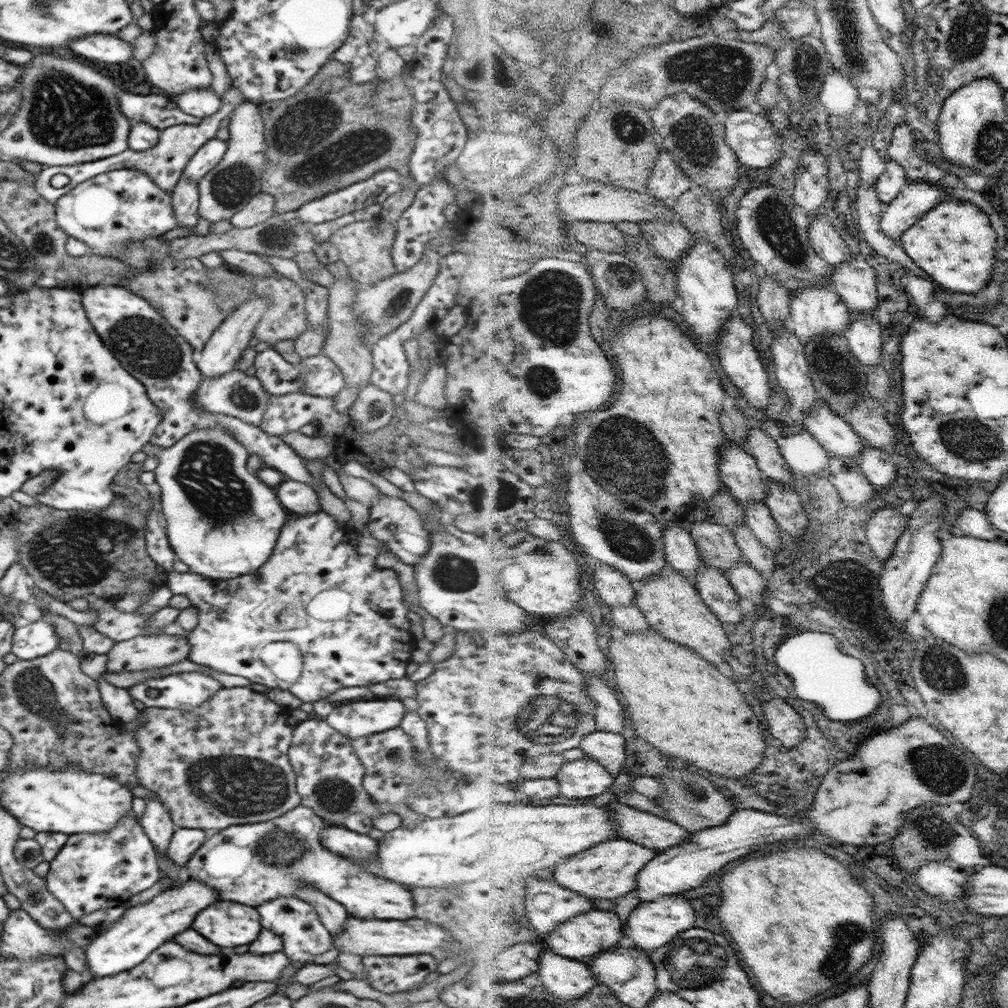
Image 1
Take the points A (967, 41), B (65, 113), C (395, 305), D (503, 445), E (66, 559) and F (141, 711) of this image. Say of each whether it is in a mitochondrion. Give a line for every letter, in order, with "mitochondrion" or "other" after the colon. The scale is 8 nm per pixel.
A: mitochondrion
B: mitochondrion
C: mitochondrion
D: other
E: mitochondrion
F: other

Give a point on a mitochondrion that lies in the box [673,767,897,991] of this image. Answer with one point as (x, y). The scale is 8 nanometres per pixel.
(835, 966)

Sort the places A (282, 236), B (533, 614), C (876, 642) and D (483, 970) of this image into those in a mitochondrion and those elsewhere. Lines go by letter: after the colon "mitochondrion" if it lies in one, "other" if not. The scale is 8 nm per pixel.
A: mitochondrion
B: other
C: other
D: other

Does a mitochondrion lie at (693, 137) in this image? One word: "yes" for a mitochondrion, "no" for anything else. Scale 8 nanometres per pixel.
yes

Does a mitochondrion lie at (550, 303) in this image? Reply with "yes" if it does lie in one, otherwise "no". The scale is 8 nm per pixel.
yes

